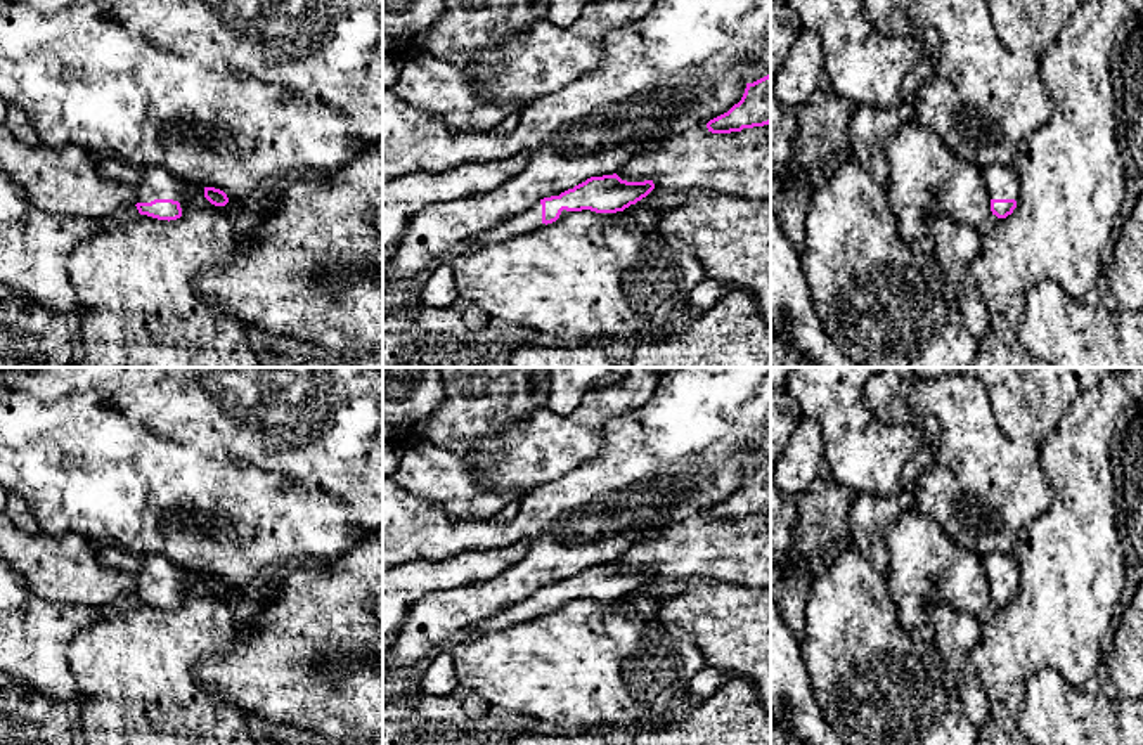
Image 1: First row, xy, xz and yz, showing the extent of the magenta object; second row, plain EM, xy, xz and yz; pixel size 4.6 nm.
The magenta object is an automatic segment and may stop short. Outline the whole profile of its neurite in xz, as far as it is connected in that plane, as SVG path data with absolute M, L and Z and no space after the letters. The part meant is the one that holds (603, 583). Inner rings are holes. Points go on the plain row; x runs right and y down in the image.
M617 561L591 565L585 570L558 584L544 586L518 605L507 606L475 627L462 631L459 639L476 639L487 632L495 632L509 625L537 619L552 612L568 599L591 598L596 601L623 599L655 577L653 568L627 570Z

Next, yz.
M994 551L984 556L984 568L987 573L991 599L998 606L1006 606L1017 596L1020 582L1020 568L1013 553L1004 554Z

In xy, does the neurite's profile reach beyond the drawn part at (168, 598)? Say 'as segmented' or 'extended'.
extended

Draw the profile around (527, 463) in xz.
M629 367L618 383L589 392L573 412L537 409L497 438L478 440L464 459L495 490L528 494L597 456L608 421L643 407L656 383L651 367Z

